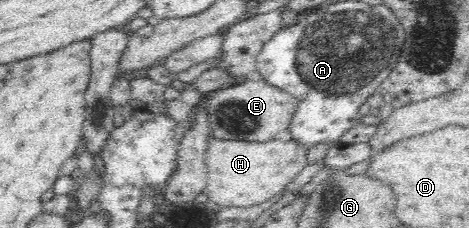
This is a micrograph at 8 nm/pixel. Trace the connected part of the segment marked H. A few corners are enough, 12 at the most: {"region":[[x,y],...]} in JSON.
{"region":[[211,136],[204,193],[255,206],[283,191],[308,149]]}

